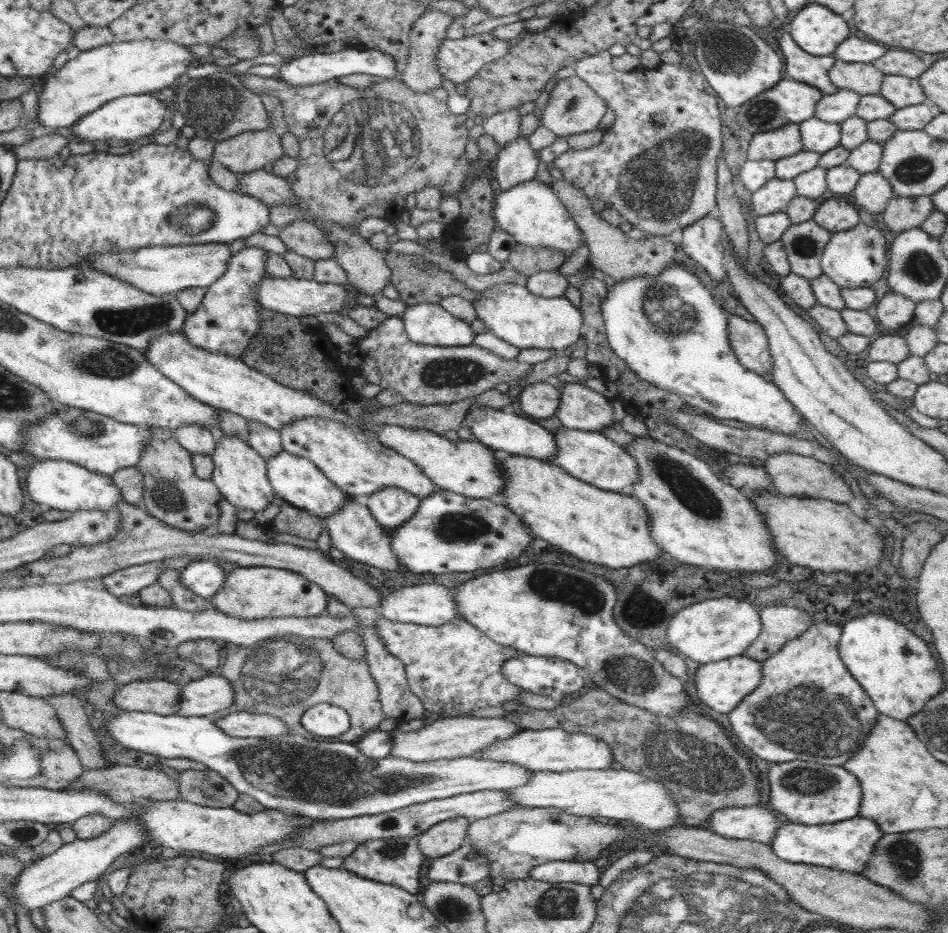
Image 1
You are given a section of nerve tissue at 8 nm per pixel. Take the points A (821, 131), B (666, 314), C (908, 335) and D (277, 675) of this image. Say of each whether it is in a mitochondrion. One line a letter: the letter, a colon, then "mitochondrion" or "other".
A: other
B: mitochondrion
C: other
D: mitochondrion

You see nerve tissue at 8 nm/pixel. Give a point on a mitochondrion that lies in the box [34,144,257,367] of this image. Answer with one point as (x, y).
(134, 322)

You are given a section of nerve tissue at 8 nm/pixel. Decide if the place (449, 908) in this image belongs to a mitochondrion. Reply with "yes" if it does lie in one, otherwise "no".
yes

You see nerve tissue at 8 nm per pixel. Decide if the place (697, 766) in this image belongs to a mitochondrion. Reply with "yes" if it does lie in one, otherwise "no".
yes

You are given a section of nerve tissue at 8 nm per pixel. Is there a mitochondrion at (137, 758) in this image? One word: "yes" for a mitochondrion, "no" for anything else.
no

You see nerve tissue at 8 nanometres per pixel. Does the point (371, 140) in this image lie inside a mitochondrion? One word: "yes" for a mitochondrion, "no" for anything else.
yes

